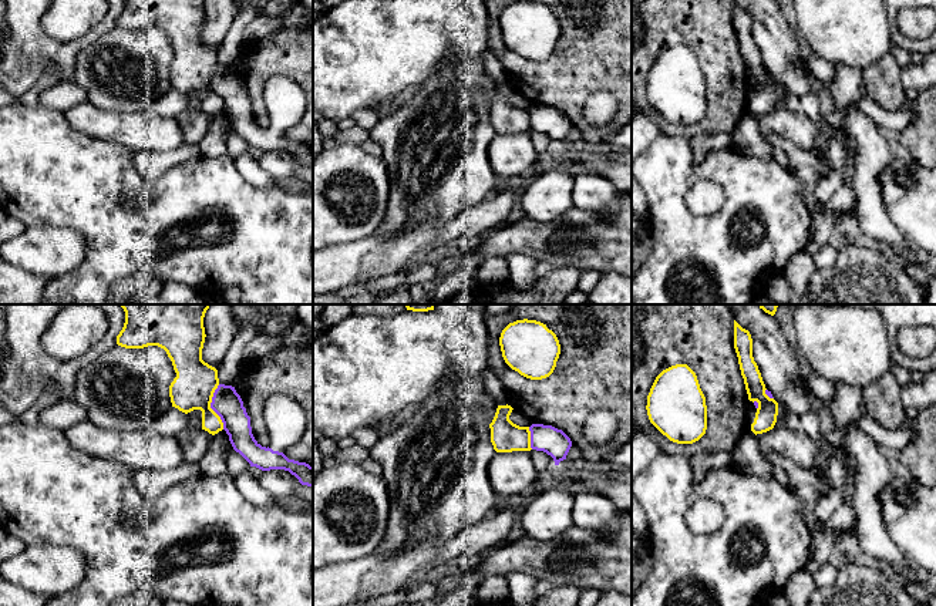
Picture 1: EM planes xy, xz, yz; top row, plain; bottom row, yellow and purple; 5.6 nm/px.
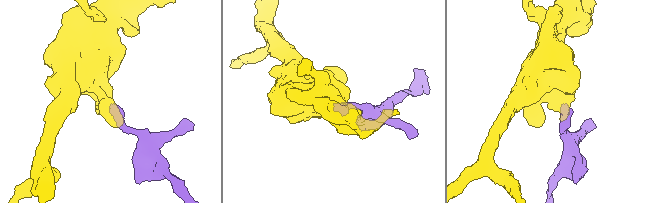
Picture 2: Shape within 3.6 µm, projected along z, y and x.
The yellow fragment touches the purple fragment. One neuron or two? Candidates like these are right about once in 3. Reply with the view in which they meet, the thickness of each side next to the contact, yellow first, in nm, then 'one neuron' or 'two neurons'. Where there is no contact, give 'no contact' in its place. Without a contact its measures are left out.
contact in xy; calibres 240 and 170 nm; two neurons

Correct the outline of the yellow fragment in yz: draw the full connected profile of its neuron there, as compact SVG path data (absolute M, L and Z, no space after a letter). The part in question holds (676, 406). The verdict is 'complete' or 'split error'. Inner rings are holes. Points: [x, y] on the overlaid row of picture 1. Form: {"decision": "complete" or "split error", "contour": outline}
{"decision": "complete", "contour": "M687 364L671 366L656 377L646 410L650 422L673 442L693 444L706 434L706 397Z"}

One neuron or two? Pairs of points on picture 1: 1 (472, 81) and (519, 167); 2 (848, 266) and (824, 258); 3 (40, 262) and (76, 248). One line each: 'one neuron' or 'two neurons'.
1: two neurons
2: two neurons
3: one neuron

